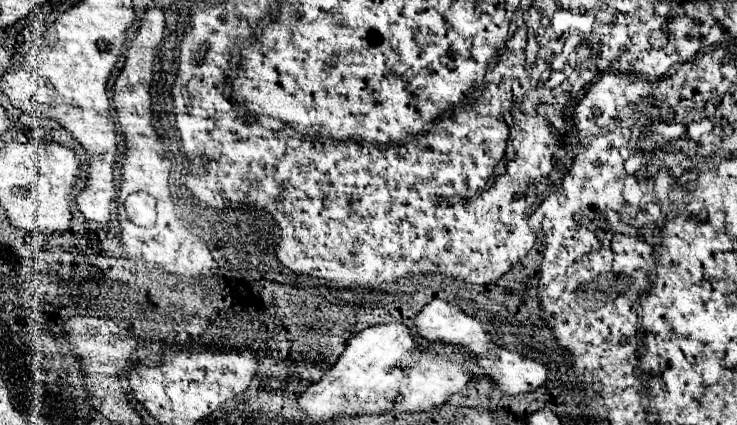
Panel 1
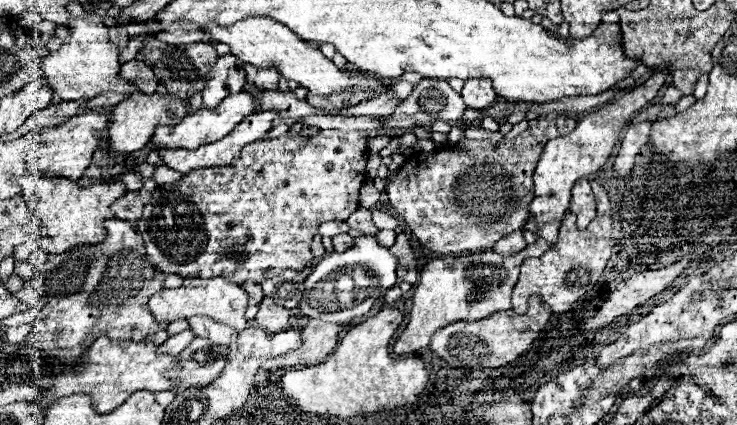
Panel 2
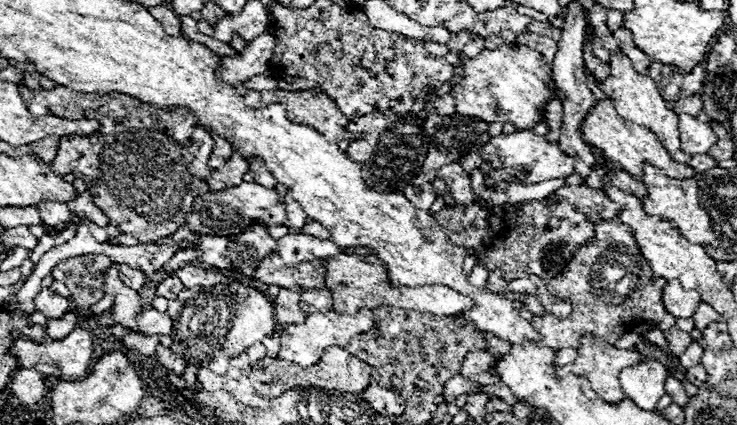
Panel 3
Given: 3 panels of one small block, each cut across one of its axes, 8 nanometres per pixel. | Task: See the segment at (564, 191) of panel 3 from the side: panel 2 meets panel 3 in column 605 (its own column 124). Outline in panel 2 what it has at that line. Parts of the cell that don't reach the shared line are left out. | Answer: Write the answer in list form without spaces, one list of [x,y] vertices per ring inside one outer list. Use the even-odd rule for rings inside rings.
[[[146,178],[146,180],[142,180],[142,188],[138,192],[126,190],[124,198],[120,198],[120,202],[112,204],[114,216],[120,220],[138,220],[142,216],[142,208],[148,204],[154,188],[156,188],[156,182],[152,178]]]

